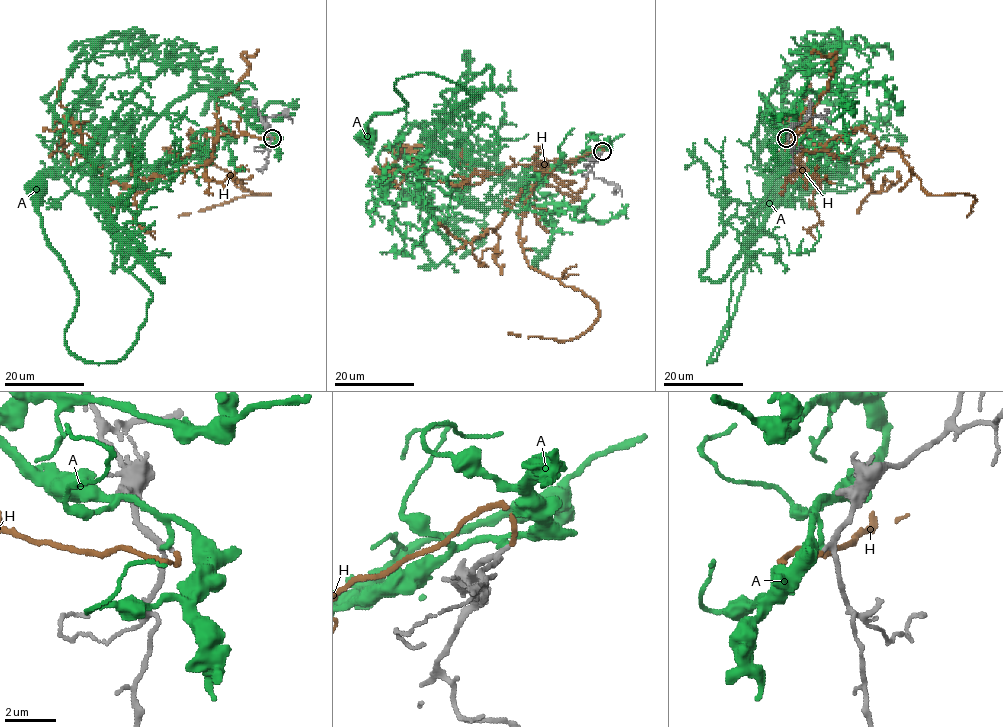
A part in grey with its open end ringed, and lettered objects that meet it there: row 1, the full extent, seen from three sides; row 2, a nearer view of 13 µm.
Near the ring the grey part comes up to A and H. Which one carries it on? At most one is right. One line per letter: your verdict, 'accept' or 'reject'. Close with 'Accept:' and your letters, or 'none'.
A: reject
H: accept
Accept: H

